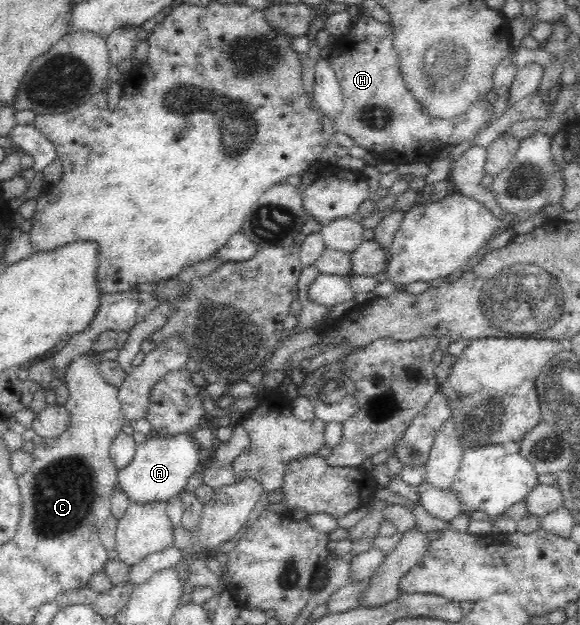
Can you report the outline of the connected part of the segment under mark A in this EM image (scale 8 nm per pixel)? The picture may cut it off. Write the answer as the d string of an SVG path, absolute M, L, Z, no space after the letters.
M190 431L176 435L151 434L146 441L137 444L132 461L124 469L119 469L118 483L132 503L167 502L170 498L176 498L176 495L186 487L192 474L202 468L203 457L204 453L194 442L194 436Z

